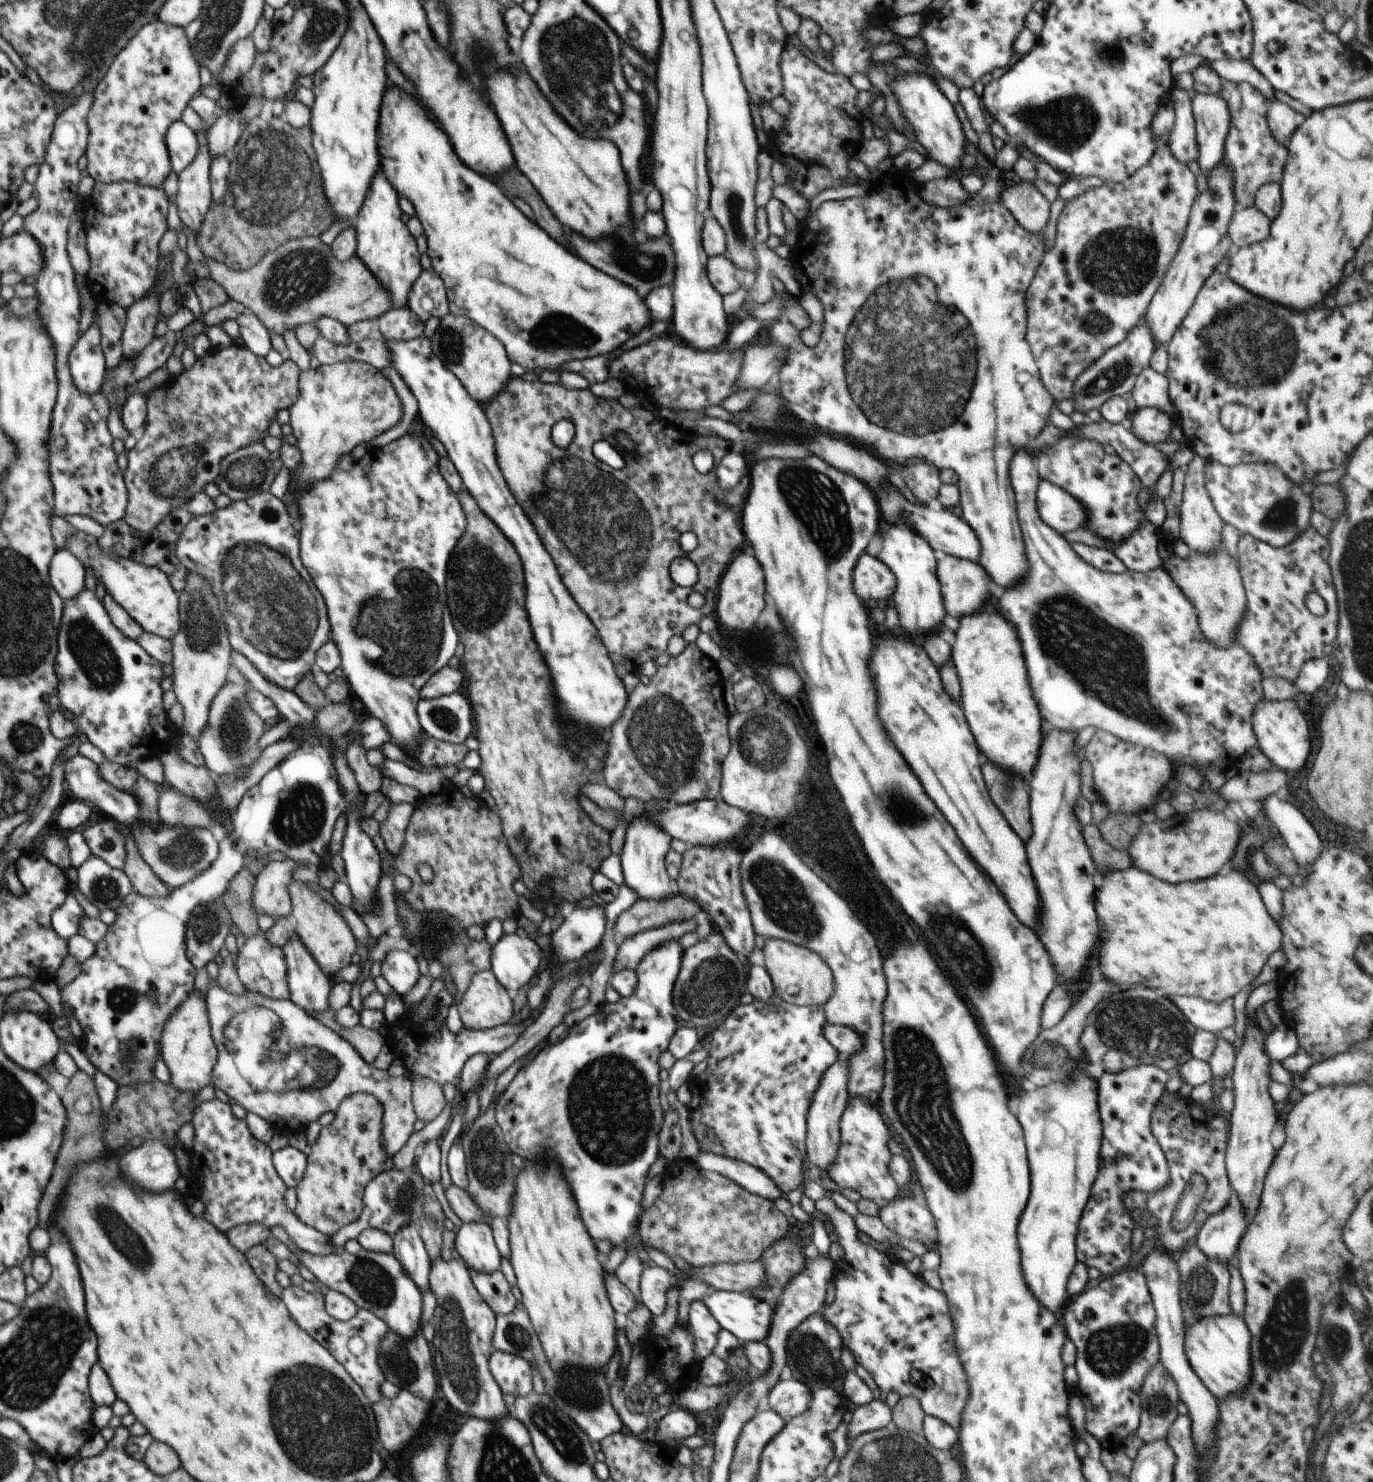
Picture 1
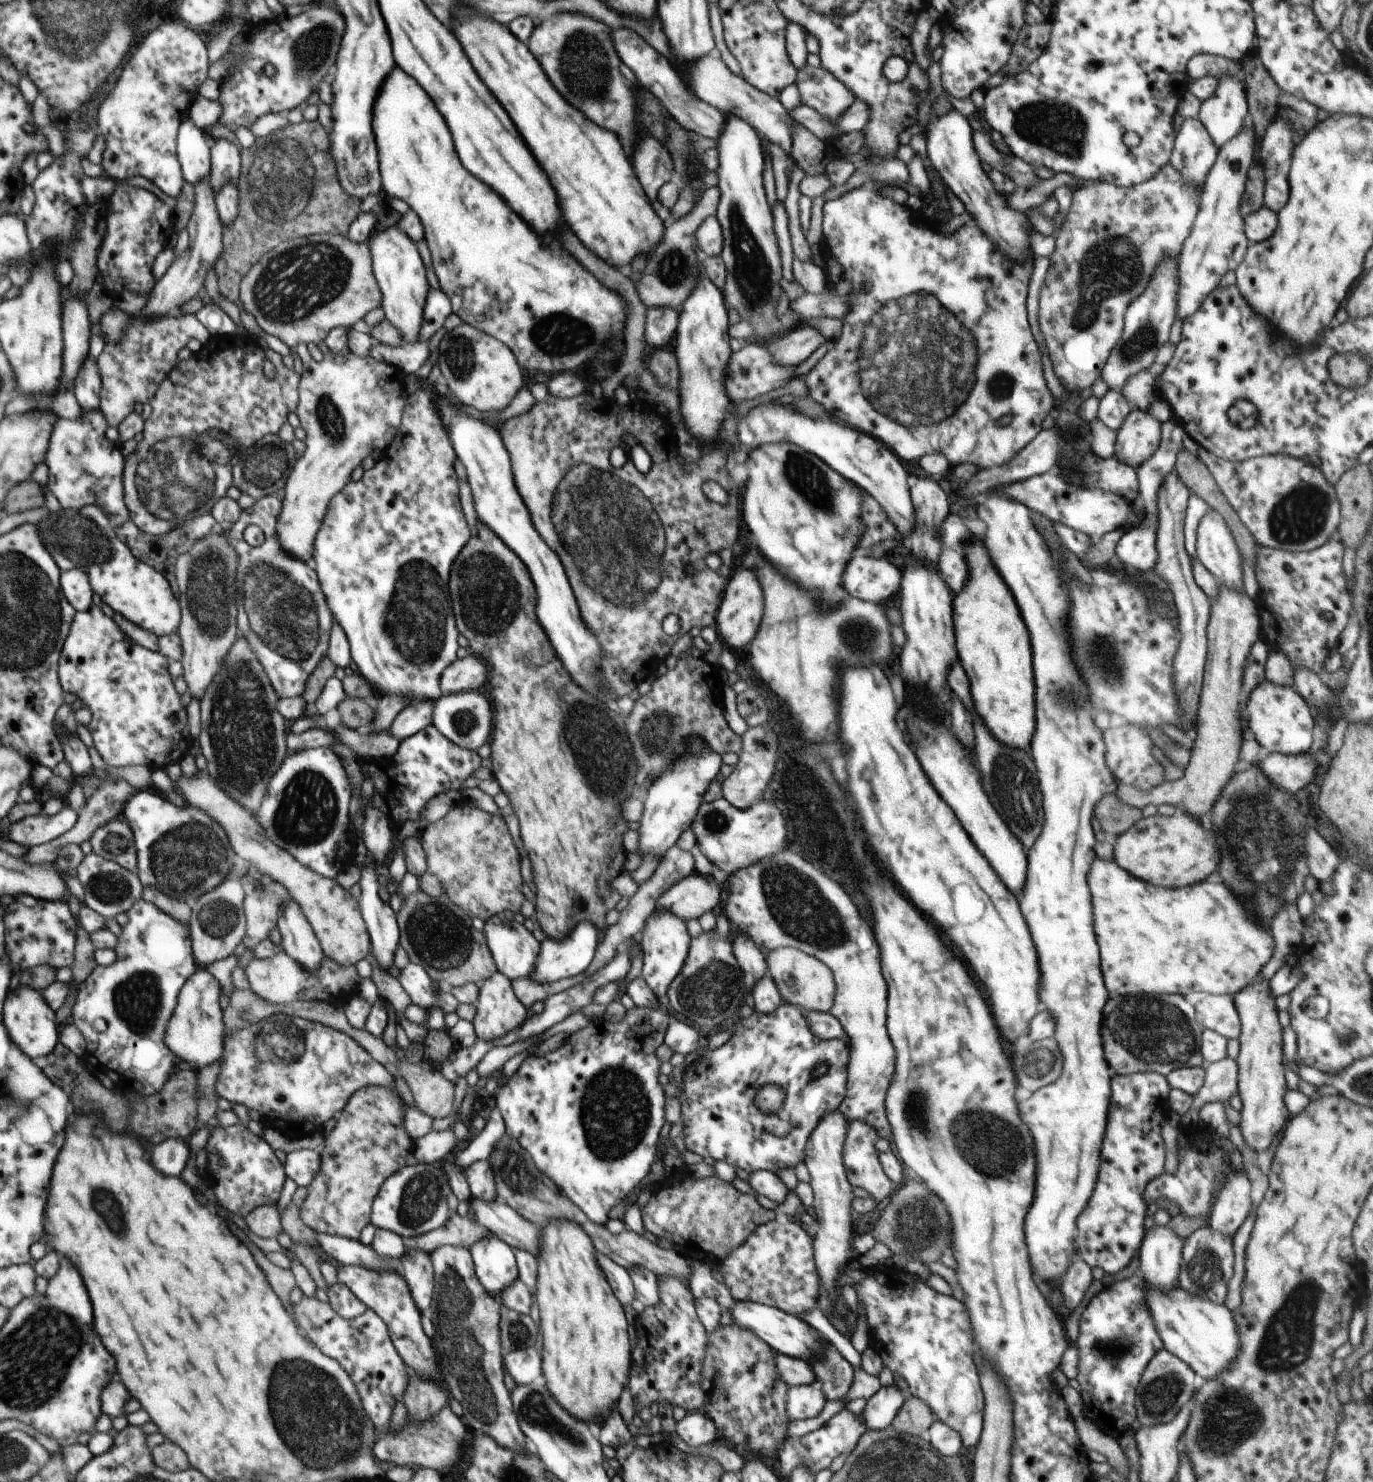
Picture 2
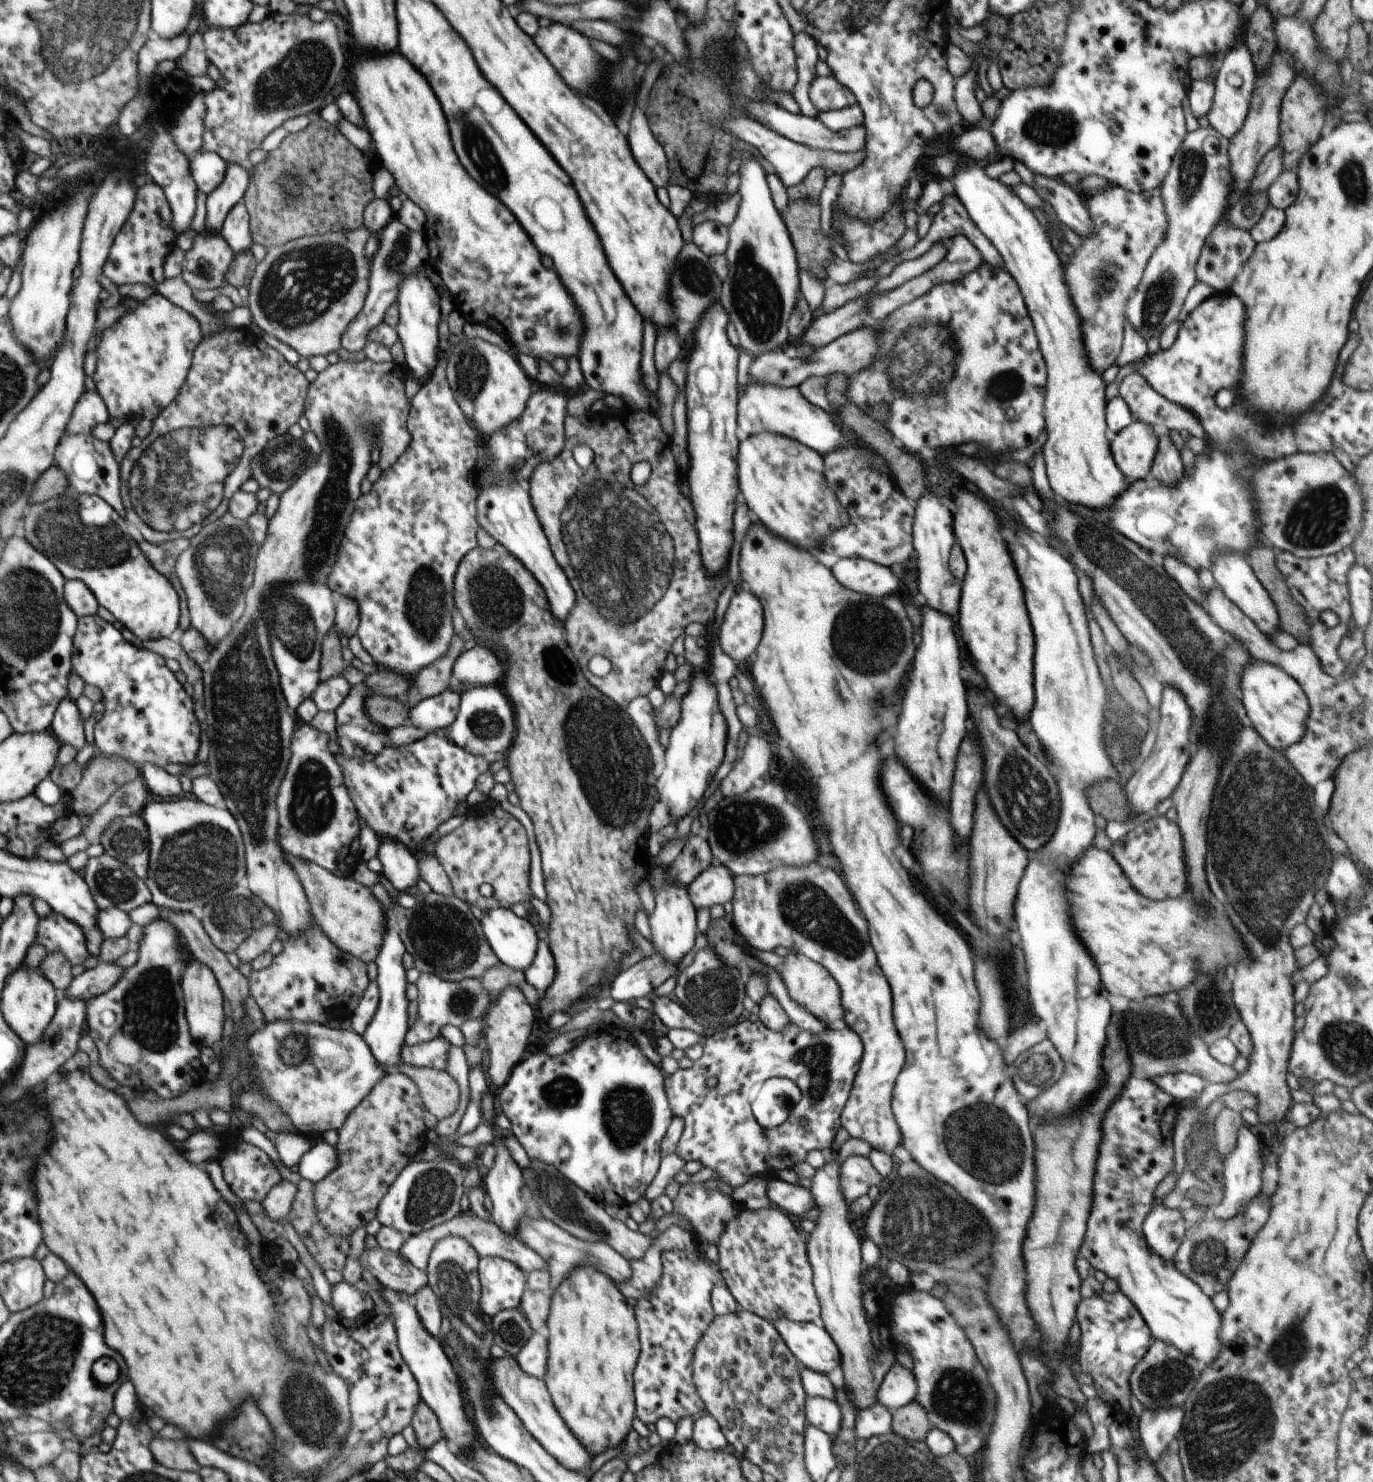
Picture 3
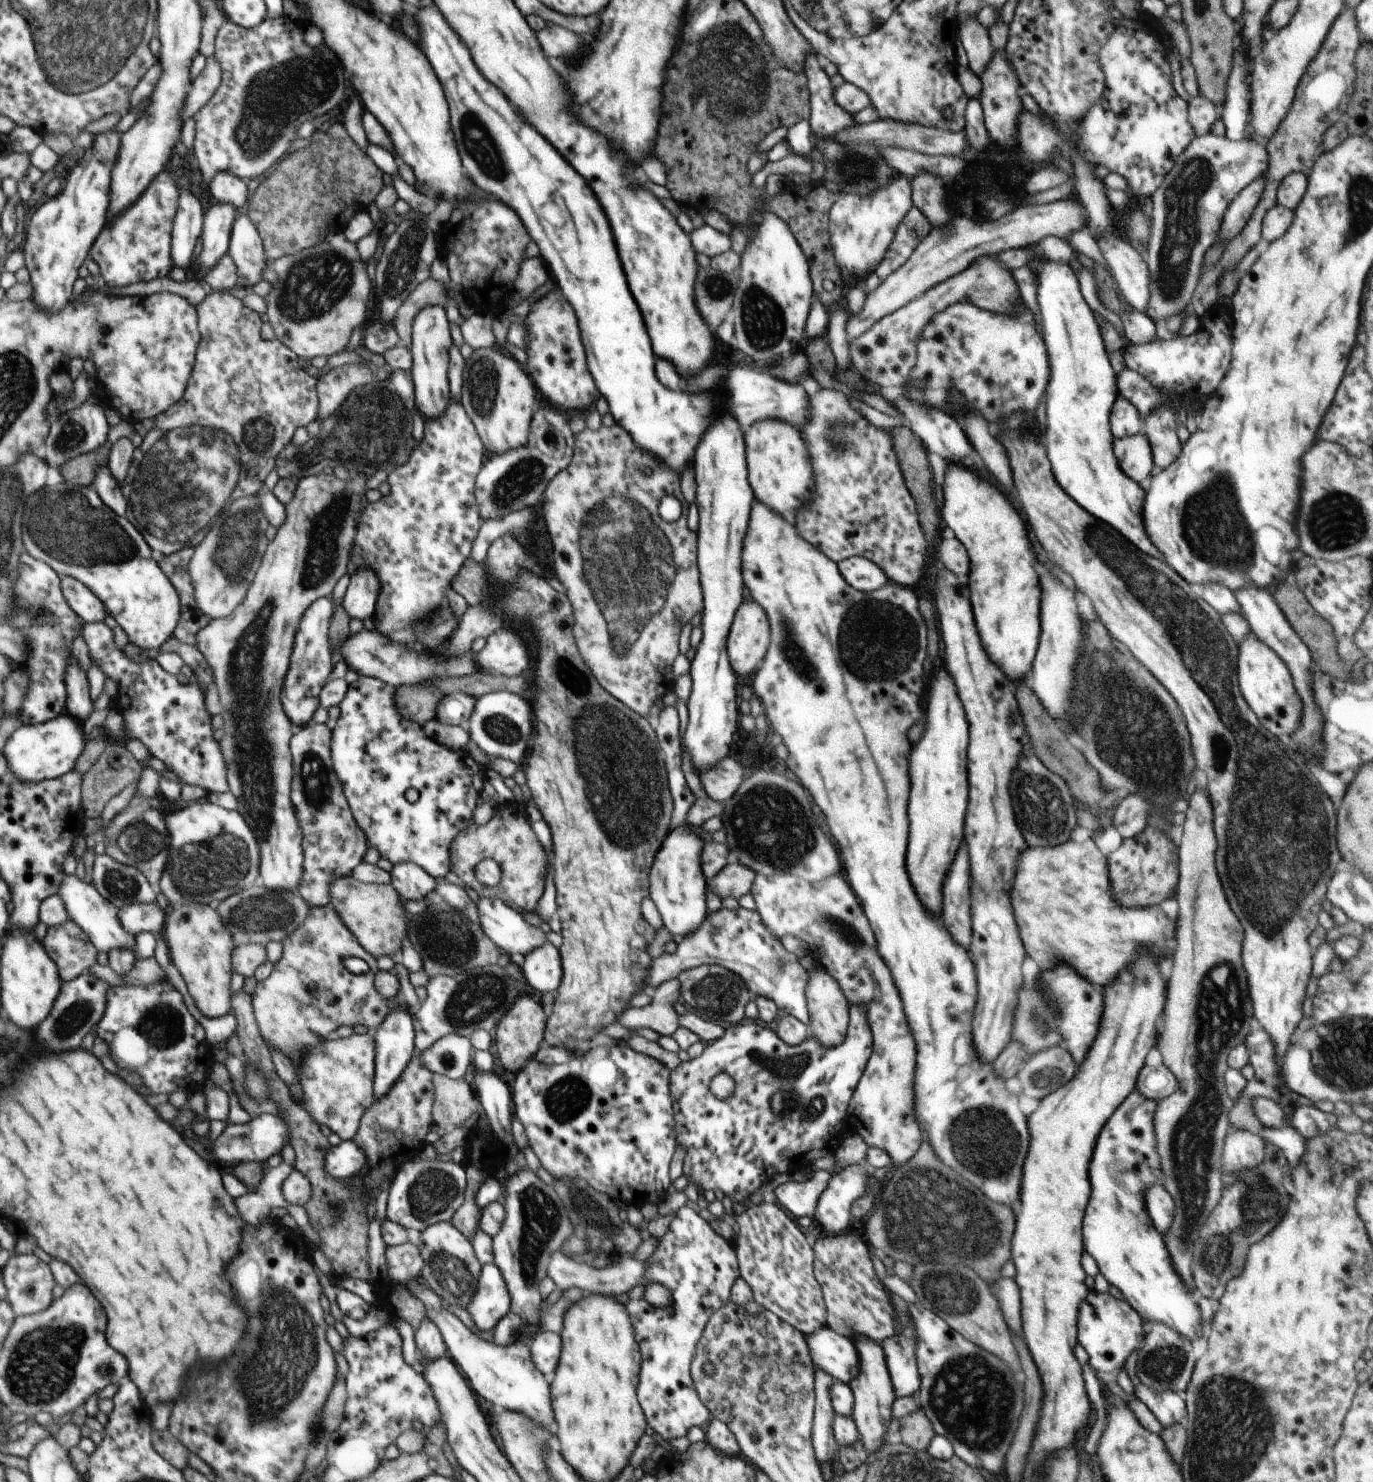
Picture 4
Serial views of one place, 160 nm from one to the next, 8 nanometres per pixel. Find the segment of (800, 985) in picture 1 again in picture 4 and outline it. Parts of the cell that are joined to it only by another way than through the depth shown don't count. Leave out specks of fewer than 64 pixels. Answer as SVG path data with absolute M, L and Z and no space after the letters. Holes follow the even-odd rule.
M821 966L808 972L805 996L812 1034L825 1048L844 1042L849 1022L849 1004L838 982Z

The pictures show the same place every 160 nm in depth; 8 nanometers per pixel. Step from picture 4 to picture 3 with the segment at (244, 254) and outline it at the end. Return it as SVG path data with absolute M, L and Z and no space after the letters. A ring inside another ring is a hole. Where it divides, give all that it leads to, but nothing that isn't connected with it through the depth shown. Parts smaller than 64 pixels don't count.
M242 200L229 210L221 231L222 238L227 241L236 255L250 250L254 244L249 223L250 217L246 204Z

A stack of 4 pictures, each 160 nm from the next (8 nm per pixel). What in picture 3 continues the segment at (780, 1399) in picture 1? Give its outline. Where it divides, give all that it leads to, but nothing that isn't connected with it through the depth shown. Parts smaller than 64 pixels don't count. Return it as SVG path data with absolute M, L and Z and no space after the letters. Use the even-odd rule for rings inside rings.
M807 1396L805 1415L808 1422L831 1437L835 1437L841 1429L842 1411L834 1401L822 1397Z

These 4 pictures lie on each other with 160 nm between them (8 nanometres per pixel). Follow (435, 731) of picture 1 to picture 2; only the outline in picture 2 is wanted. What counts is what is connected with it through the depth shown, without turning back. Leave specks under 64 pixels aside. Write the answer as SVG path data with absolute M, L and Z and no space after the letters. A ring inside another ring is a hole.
M462 691L442 695L433 700L433 724L454 744L463 749L477 751L480 746L490 744L493 736L492 700L482 691Z

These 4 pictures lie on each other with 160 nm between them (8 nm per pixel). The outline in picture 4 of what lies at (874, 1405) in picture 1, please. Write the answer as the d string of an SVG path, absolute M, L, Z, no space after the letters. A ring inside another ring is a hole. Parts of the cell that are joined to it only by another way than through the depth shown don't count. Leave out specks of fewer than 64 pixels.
M892 1293L891 1301L899 1316L900 1334L890 1336L882 1342L888 1372L890 1374L894 1396L906 1398L920 1389L920 1374L916 1364L916 1332L914 1324L908 1318L908 1303Z

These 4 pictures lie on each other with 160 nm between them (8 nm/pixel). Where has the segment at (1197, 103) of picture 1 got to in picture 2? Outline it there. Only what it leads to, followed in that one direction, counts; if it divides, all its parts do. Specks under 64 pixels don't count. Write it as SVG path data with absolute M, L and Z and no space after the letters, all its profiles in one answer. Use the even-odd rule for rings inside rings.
M1224 75L1218 80L1215 93L1201 102L1198 119L1220 148L1243 130L1249 106L1241 76Z

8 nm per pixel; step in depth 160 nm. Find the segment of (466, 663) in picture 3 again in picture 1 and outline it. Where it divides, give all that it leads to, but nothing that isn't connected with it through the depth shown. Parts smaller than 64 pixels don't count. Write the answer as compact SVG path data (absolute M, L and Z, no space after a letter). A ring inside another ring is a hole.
M446 666L439 672L432 674L420 690L421 699L434 699L447 696L457 691L462 691L465 684L462 667L452 668Z

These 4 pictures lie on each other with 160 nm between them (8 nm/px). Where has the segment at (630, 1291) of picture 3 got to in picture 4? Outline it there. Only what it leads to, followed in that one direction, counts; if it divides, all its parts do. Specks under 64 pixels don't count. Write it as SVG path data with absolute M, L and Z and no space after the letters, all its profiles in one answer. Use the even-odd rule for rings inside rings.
M554 1252L548 1262L546 1277L550 1278L555 1286L562 1291L568 1290L568 1288L579 1288L583 1295L588 1295L590 1292L600 1292L600 1294L615 1297L618 1294L628 1293L634 1286L642 1284L646 1268L648 1268L647 1261L636 1260L632 1256L620 1256L618 1262L608 1263L606 1268L598 1269L592 1265L586 1265L580 1260L568 1258L560 1252Z

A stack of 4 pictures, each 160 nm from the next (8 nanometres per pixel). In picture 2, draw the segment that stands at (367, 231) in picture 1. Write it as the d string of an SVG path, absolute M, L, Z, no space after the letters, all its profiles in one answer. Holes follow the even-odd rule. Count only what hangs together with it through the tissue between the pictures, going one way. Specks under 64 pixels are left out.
M393 226L379 234L371 234L368 244L373 273L382 293L381 305L385 318L402 335L401 344L418 343L424 320L424 307L431 287L426 280L427 270L415 242L398 226Z

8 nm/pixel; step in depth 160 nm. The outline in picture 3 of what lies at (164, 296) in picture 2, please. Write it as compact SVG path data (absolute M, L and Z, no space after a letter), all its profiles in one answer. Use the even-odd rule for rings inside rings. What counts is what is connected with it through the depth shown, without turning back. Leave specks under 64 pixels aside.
M220 233L198 234L182 261L182 278L193 290L214 290L226 284L226 276L235 258L234 250Z

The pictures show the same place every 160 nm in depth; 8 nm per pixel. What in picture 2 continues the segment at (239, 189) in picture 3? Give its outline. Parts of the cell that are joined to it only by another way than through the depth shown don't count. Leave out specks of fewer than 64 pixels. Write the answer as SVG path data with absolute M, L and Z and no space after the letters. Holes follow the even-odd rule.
M216 139L211 147L210 186L214 186L216 192L228 183L238 186L241 166L238 148L225 139Z

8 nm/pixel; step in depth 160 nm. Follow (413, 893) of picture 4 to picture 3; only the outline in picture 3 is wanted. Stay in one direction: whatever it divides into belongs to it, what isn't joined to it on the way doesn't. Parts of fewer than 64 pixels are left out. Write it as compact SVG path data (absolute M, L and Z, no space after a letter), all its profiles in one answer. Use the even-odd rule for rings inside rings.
M380 839L377 857L383 864L384 876L399 892L407 892L421 878L420 867L415 856L398 841Z

